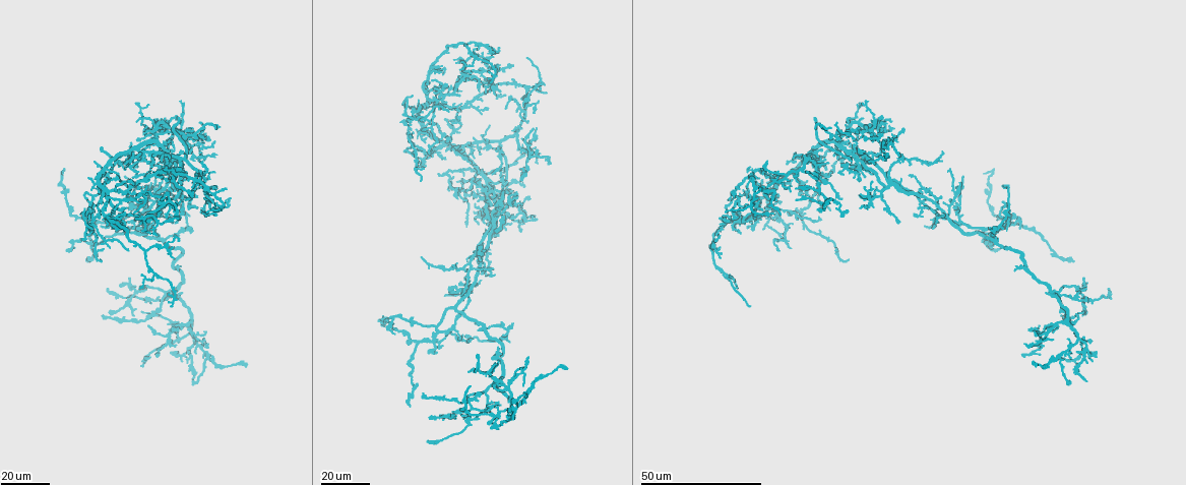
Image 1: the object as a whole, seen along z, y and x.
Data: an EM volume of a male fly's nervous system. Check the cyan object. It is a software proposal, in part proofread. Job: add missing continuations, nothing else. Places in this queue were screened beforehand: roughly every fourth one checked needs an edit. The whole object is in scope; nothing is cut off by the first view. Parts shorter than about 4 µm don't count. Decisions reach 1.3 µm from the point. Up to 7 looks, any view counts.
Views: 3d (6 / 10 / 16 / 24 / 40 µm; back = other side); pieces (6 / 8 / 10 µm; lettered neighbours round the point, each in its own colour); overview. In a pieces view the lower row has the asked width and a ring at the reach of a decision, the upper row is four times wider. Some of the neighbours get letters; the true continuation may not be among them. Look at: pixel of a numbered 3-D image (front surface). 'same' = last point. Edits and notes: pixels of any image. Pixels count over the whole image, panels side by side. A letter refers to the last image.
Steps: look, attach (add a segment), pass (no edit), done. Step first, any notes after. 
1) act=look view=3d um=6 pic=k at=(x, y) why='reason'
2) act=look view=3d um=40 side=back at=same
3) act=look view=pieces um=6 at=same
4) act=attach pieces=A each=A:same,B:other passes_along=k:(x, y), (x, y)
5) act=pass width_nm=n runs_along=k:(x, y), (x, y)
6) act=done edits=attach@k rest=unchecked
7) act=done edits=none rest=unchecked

act=look view=3d um=24 pic=1 at=(179, 118) why='free end'

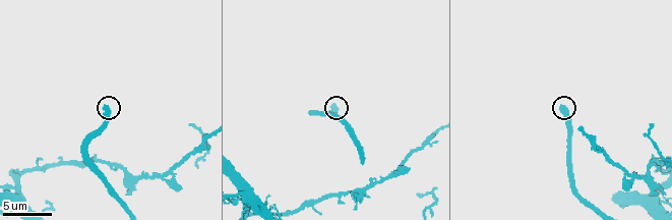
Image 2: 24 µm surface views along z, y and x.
act=look view=pieces um=6 pic=2 at=(105, 107)

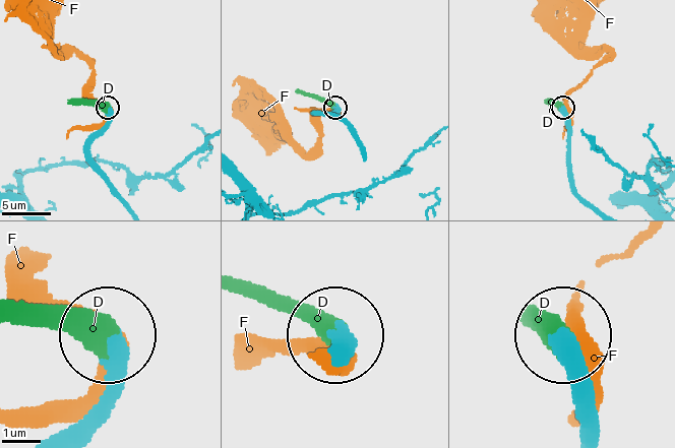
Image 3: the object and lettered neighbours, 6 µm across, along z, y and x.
act=attach pieces=D each=D:same,F:other passes_along=3:(329, 342), (242, 294) found='it goes on there'

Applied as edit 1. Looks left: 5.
act=look view=3d um=24 pic=1 at=(867, 128) why='thin end'

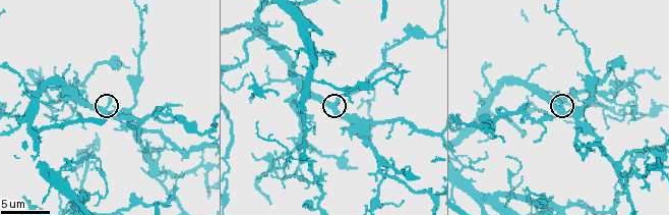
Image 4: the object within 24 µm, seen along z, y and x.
act=look view=pieces um=8 pic=4 at=(554, 96)

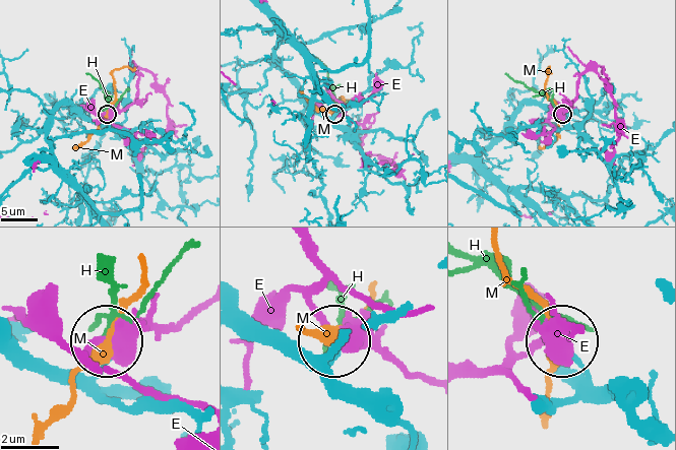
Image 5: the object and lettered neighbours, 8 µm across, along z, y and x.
act=attach pieces=H width_nm=190 each=E:other,H:same,M:other found='the neuron continues'

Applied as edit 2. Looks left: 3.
act=look view=3d um=24 pic=1 at=(458, 95) why='branch stops here'

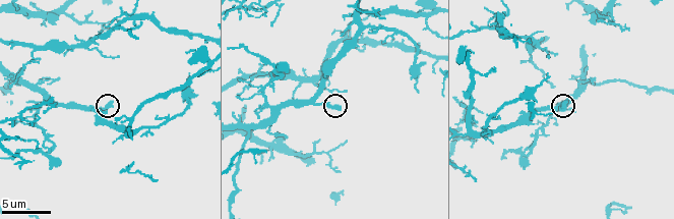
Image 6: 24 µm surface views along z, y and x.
act=look view=pieces um=10 pic=6 at=(339, 108)

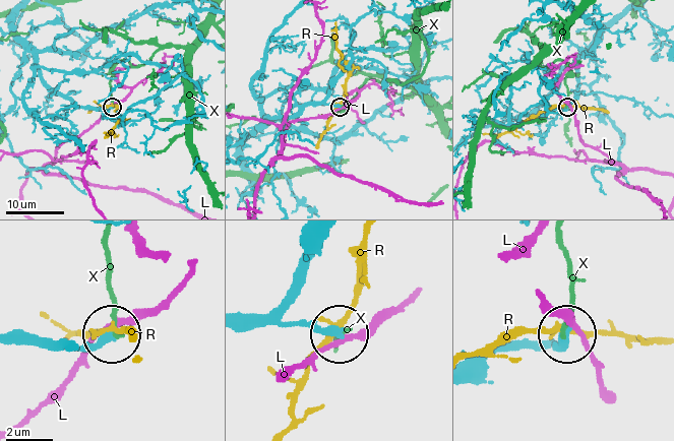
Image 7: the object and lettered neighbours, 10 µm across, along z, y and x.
act=pass each=L:other,R:other,X:other found='none of them fits'

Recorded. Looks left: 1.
act=done edits=attach@3,attach@5 rest=unchecked

